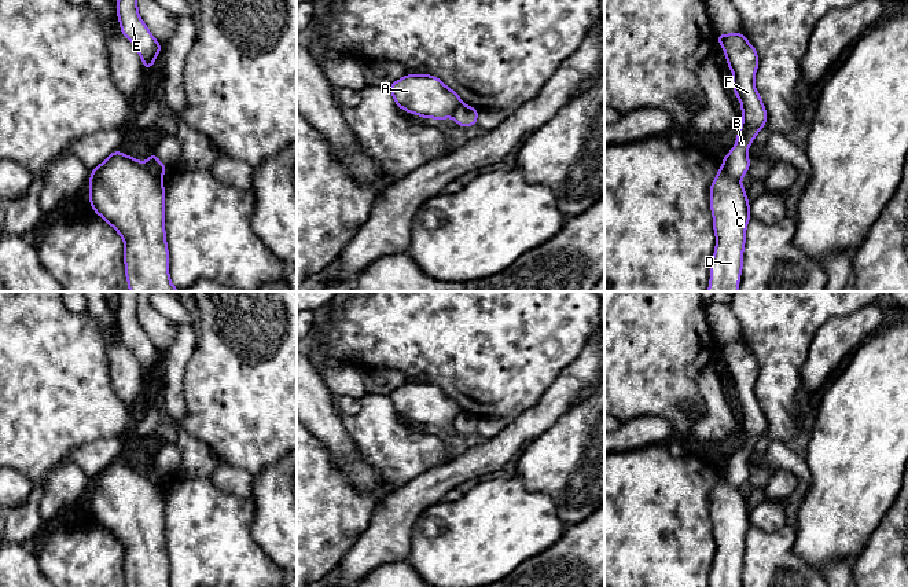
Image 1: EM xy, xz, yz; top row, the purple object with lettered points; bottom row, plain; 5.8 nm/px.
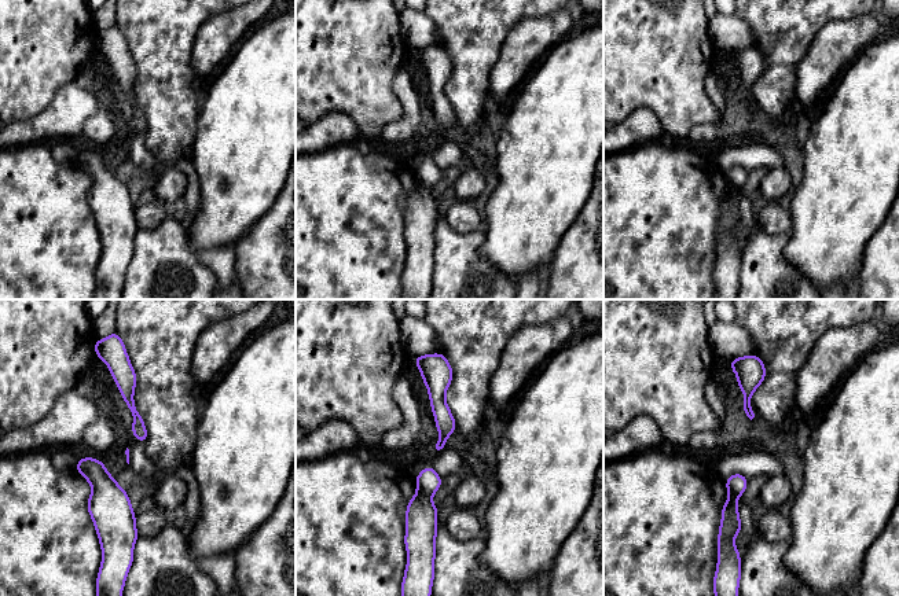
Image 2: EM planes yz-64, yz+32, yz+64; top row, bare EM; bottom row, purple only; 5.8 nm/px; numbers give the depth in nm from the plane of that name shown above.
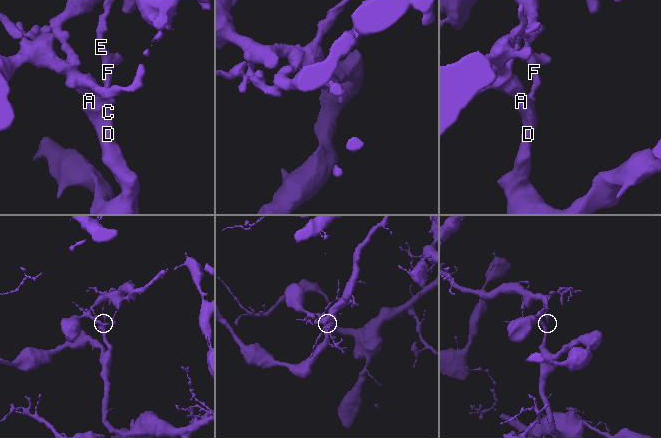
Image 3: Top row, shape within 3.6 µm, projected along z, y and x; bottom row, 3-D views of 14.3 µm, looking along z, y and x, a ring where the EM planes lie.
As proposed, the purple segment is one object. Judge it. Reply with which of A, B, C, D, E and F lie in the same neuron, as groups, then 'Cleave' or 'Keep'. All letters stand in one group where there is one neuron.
Groups: A C D / B E F. Cleave

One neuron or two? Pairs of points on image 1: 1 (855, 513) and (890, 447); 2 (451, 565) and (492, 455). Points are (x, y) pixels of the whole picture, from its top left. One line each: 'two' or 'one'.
1: one
2: two

